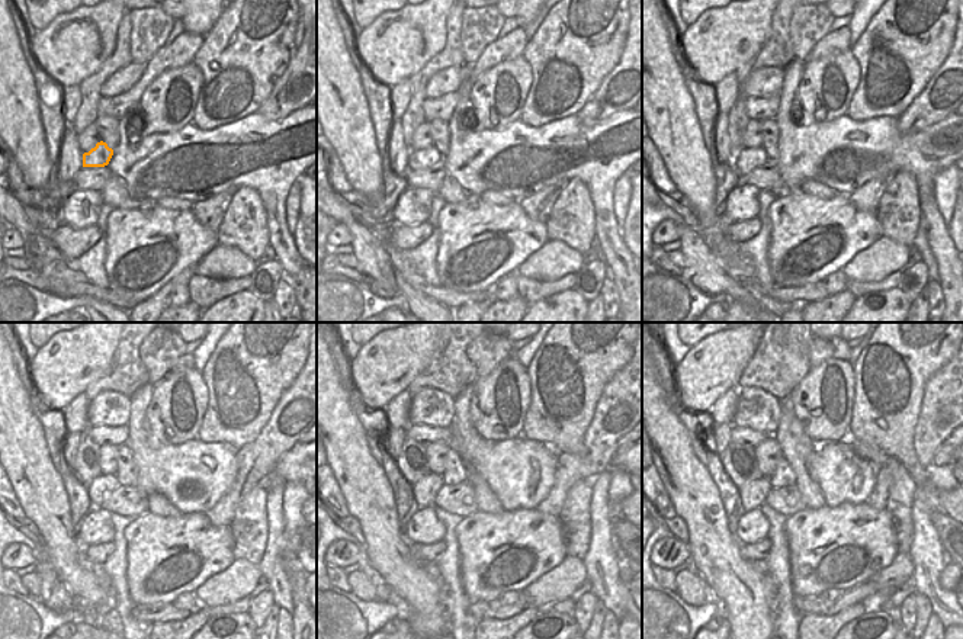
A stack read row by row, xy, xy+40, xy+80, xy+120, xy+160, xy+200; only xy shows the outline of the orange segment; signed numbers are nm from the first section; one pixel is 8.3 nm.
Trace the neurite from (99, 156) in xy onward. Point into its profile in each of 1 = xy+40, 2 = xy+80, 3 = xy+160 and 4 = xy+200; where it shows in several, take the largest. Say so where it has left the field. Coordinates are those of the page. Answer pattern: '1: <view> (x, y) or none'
1: xy+40 (423, 159)
2: xy+80 (745, 160)
3: xy+160 (426, 490)
4: xy+200 (753, 495)

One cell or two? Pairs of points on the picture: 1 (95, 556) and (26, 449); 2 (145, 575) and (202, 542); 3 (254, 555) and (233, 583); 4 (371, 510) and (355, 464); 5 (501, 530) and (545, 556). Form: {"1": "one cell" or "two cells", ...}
{"1": "two cells", "2": "one cell", "3": "two cells", "4": "one cell", "5": "one cell"}

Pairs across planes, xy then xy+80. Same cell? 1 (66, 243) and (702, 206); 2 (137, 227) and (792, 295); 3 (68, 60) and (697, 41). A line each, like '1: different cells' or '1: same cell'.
1: different cells
2: different cells
3: same cell

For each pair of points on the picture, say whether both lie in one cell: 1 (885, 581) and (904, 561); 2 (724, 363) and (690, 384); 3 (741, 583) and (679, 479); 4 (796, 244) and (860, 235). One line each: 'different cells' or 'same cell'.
1: same cell
2: same cell
3: same cell
4: same cell

